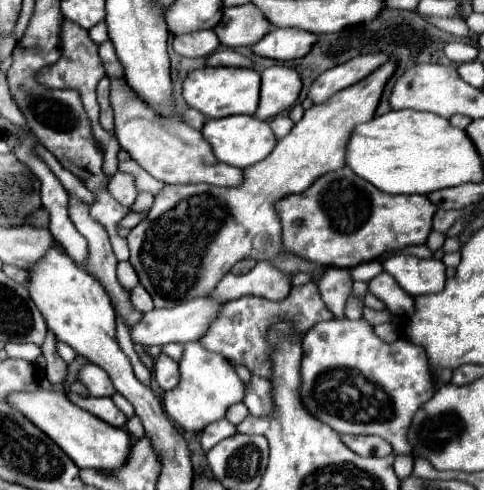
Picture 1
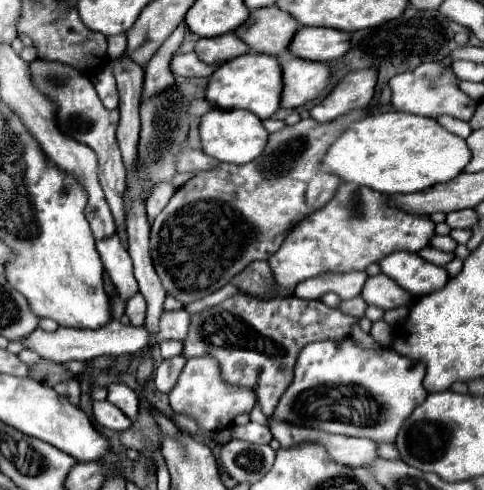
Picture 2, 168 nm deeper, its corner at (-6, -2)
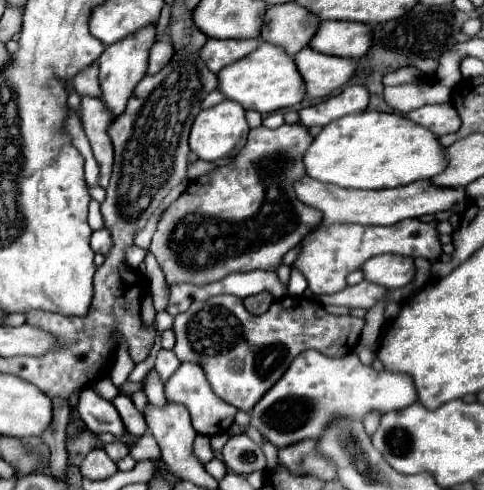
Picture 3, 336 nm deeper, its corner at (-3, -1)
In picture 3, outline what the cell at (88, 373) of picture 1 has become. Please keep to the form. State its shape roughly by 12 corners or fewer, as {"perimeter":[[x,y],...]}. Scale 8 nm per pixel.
{"perimeter":[[131,397],[113,399],[129,433],[143,435],[147,423]]}

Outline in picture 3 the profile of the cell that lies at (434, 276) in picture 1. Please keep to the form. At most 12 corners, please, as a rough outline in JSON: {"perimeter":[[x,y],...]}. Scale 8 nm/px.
{"perimeter":[[383,253],[363,267],[365,279],[401,289],[415,279],[411,257]]}

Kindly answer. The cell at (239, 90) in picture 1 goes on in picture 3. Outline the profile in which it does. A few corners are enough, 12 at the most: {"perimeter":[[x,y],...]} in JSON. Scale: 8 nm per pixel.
{"perimeter":[[277,45],[223,67],[219,91],[273,113],[303,99],[303,79]]}

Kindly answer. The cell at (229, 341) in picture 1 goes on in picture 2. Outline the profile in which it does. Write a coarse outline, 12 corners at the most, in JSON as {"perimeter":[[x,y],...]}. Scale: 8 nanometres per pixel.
{"perimeter":[[234,294],[190,316],[184,356],[212,356],[264,416],[310,342],[358,318],[298,296]]}

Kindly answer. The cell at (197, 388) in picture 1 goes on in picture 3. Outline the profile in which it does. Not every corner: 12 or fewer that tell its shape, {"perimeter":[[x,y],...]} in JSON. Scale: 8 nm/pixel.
{"perimeter":[[197,363],[165,383],[201,435],[227,433],[237,409],[223,403]]}

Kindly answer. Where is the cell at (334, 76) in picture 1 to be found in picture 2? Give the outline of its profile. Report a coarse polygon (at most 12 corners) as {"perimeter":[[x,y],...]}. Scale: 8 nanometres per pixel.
{"perimeter":[[376,72],[346,74],[310,110],[316,122],[330,122],[374,96]]}

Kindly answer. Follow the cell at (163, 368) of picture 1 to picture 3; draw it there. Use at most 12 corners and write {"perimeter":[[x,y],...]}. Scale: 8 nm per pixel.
{"perimeter":[[159,349],[155,371],[167,383],[181,361],[173,351]]}

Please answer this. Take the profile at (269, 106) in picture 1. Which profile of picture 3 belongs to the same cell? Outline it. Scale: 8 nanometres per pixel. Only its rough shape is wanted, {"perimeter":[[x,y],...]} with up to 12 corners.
{"perimeter":[[309,47],[293,61],[307,99],[321,99],[345,85],[353,59]]}

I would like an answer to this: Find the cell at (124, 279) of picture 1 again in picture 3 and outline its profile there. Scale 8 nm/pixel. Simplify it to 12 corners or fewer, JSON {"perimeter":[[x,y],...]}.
{"perimeter":[[109,229],[93,231],[91,249],[109,255],[113,247]]}

